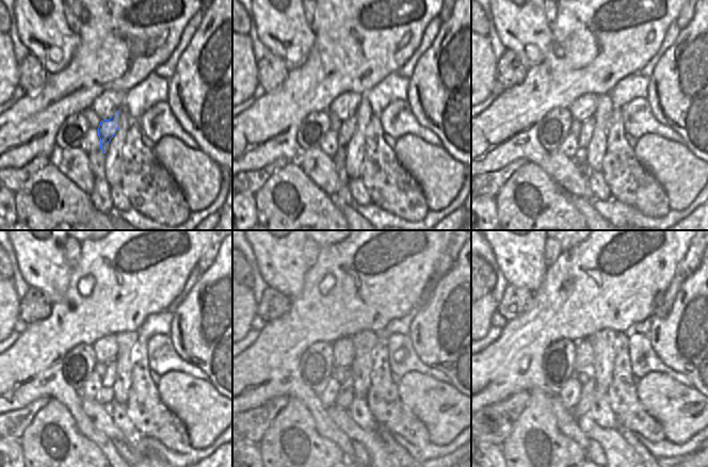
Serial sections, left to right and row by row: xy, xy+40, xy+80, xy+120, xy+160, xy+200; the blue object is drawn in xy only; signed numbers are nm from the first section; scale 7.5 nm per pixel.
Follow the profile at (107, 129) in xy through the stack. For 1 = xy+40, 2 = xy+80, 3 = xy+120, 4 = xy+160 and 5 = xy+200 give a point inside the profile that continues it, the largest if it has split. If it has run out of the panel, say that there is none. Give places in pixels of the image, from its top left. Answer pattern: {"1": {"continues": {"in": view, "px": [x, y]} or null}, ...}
{"1": {"continues": {"in": "xy+40", "px": [348, 127]}}, "2": {"continues": {"in": "xy+80", "px": [588, 127]}}, "3": {"continues": {"in": "xy+120", "px": [105, 397]}}, "4": {"continues": {"in": "xy+160", "px": [344, 398]}}, "5": {"continues": {"in": "xy+200", "px": [582, 407]}}}

